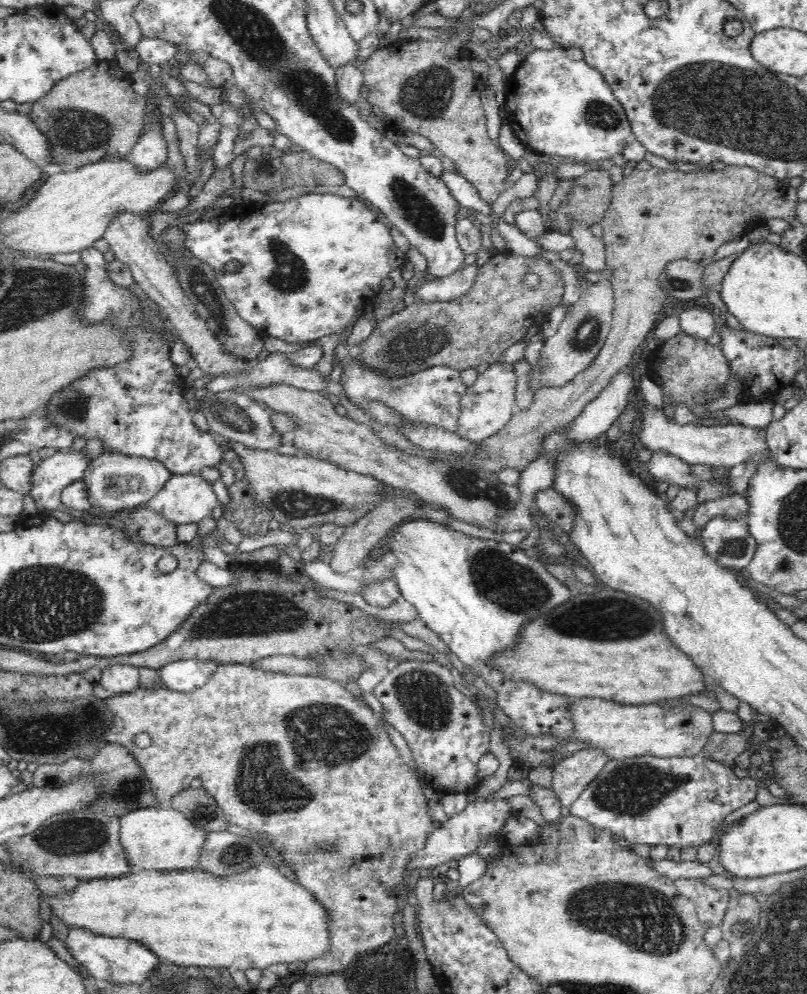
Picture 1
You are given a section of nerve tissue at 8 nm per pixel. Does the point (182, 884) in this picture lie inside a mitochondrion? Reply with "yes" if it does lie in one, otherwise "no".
no

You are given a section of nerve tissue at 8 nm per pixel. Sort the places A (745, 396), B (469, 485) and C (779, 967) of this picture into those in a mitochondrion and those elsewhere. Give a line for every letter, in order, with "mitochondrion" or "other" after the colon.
A: other
B: mitochondrion
C: mitochondrion

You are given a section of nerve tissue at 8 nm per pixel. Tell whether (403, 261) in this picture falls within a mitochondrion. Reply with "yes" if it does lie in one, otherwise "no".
no

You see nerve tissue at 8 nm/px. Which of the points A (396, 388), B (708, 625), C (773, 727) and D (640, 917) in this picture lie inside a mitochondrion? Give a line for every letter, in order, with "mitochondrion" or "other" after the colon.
A: mitochondrion
B: other
C: other
D: mitochondrion

